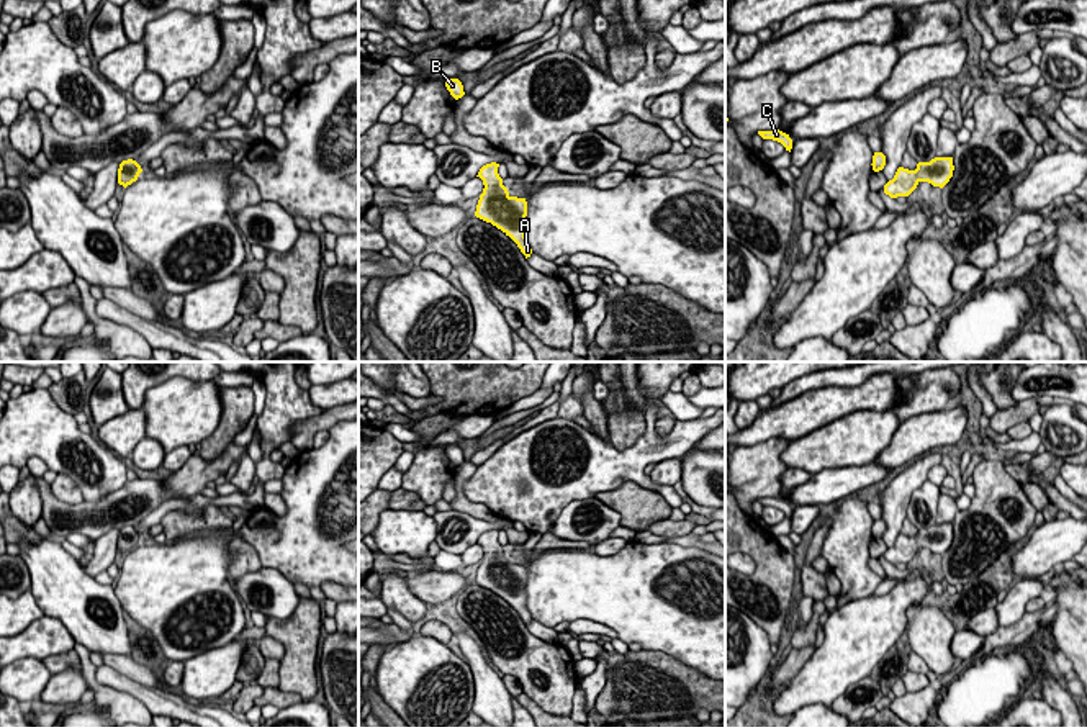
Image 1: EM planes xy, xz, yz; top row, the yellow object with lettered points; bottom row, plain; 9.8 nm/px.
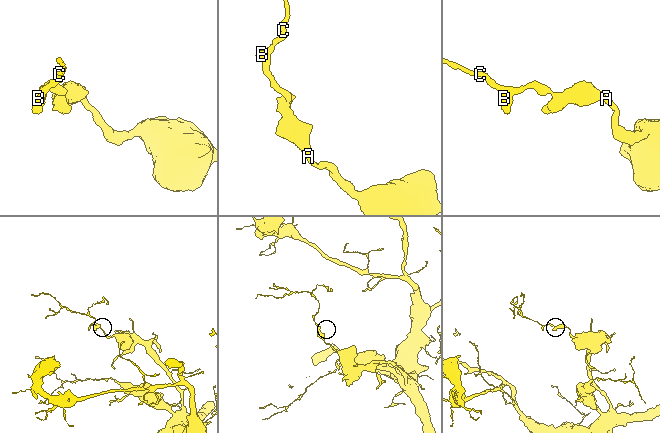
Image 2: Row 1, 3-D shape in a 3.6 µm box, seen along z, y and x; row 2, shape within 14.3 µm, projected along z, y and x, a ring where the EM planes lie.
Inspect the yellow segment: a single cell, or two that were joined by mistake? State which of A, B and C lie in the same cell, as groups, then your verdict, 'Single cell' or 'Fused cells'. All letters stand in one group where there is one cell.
Groups: A B C. Single cell

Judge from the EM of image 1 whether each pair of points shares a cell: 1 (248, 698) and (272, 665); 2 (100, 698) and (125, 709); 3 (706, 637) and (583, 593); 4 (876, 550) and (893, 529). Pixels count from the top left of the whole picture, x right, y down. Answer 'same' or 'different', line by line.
1: same
2: same
3: same
4: different

